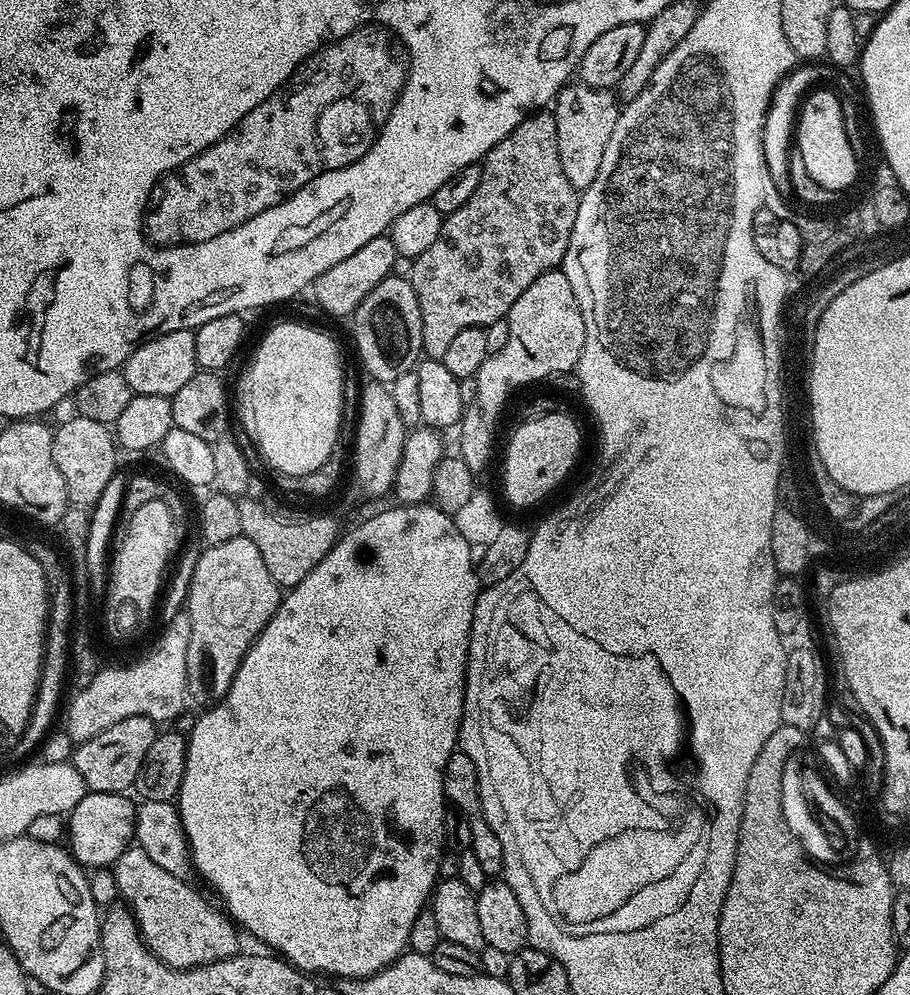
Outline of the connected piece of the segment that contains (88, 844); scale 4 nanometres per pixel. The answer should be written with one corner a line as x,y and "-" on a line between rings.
88,792
67,817
67,843
73,858
85,869
107,869
115,864
116,859
133,843
136,835
137,805
131,804
128,798
127,795
118,792

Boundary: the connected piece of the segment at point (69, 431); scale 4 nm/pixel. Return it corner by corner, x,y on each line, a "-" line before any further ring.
76,414
52,434
54,462
58,462
58,470
66,482
66,494
69,505
77,508
91,509
92,505
102,498
102,490
117,475
116,452
118,441
113,429
102,422
94,422
90,418

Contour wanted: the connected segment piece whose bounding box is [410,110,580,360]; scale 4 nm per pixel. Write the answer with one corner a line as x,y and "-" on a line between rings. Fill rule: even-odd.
536,110
525,115
524,121
518,127
510,130
510,134
506,134
506,138
502,138
484,155
480,169
482,170
482,178
478,182
478,190
474,190
474,194
470,194
468,201
462,206
458,206
458,210
449,212
444,216
444,225
434,242
434,246
430,246
430,250
422,250
422,254
418,254
411,261
412,289
418,298
418,306
422,310
423,355
430,360
443,360
446,346
450,346
454,334
459,334
461,330
467,328
485,329
489,324
505,319
514,306
514,302
518,302
518,298
526,290
526,286
530,286
530,282
534,282
534,278
559,269
563,265
564,255
570,242
570,234
574,230
574,218
578,214
578,206
580,205
578,189
570,186
566,174
562,174
562,162
558,158
558,126
556,125
556,117
551,111

